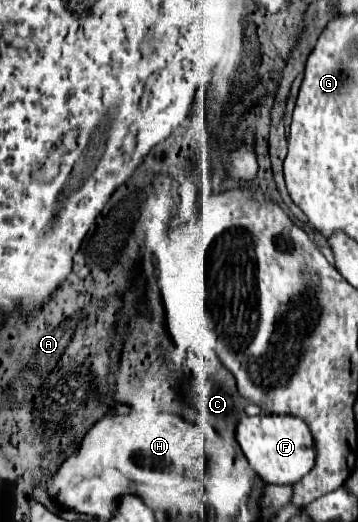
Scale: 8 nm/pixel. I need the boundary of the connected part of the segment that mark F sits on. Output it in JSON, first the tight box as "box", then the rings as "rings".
{"box":[235,415,315,485],"rings":[[[267,415],[243,417],[235,427],[235,441],[247,457],[255,475],[265,483],[293,485],[299,477],[307,475],[315,465],[315,449],[309,427],[291,415]]]}

